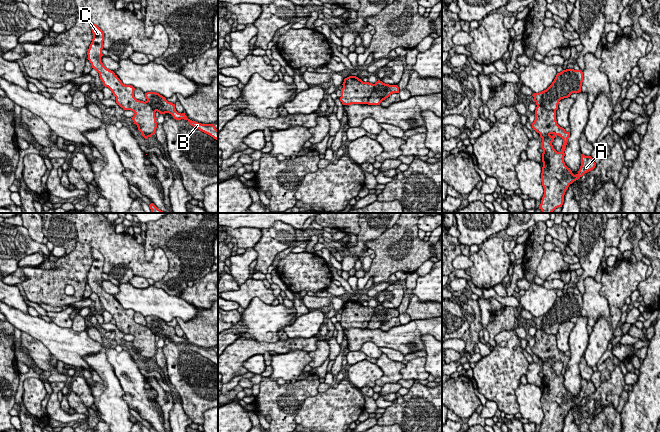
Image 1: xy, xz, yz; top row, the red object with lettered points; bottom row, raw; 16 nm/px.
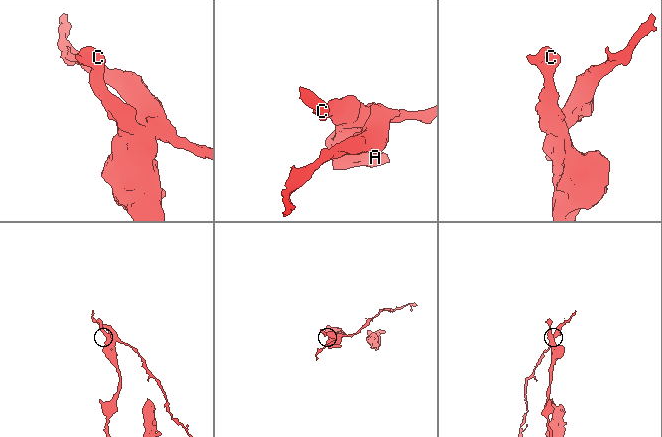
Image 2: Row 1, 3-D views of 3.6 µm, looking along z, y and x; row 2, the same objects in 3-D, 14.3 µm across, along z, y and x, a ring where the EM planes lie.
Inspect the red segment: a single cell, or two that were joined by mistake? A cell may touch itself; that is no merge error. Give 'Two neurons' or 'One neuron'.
Two neurons

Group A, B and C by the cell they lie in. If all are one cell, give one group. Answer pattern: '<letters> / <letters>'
A C / B

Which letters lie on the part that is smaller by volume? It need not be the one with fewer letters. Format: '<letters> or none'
B

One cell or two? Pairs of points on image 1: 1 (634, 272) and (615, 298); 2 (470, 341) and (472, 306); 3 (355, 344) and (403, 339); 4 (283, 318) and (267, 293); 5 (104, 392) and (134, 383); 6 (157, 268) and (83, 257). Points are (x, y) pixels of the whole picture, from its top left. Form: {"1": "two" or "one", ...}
{"1": "one", "2": "one", "3": "one", "4": "two", "5": "two", "6": "two"}

